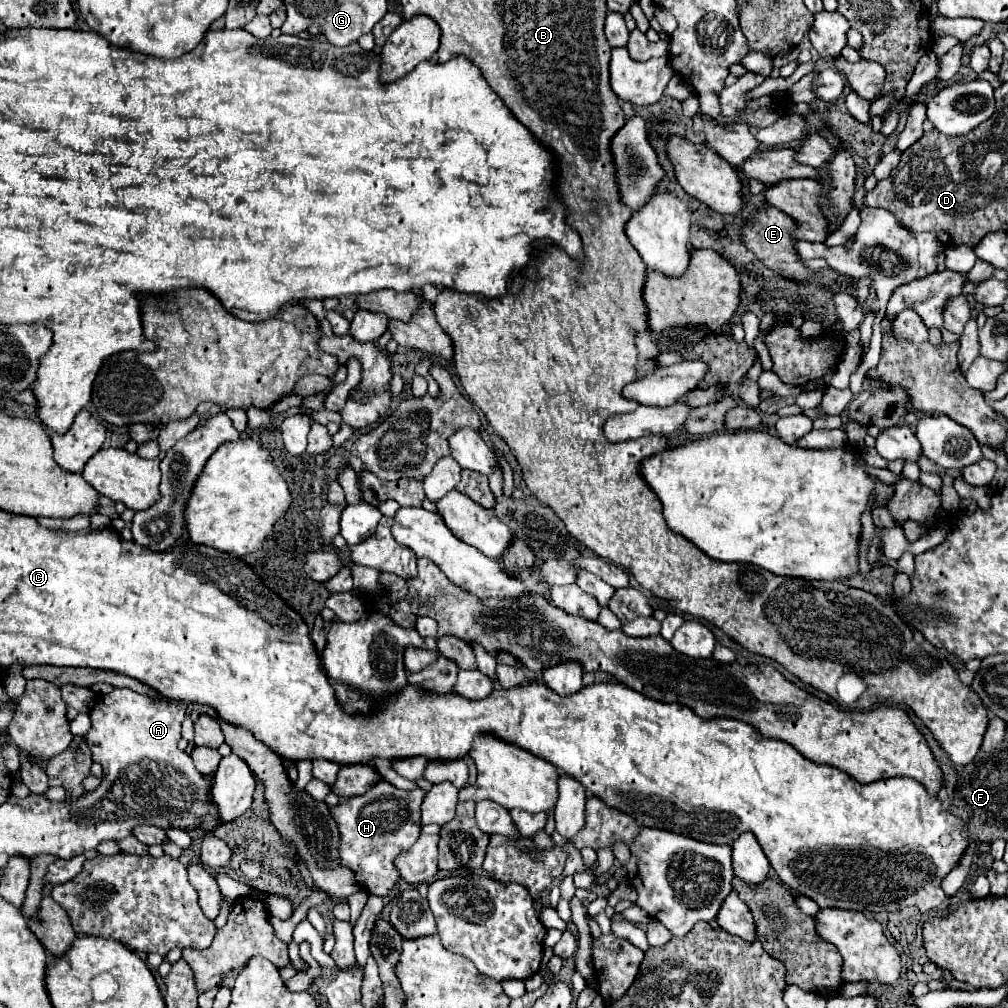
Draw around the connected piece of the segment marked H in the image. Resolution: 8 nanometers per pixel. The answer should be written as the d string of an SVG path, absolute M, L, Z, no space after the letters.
M382 781L376 783L370 791L366 791L366 795L350 797L340 805L332 807L332 815L342 835L342 863L346 863L346 867L356 873L358 883L366 887L368 893L386 897L400 881L400 873L394 865L394 859L418 841L422 829L420 805L424 795L426 793L422 789L400 791L388 781Z

